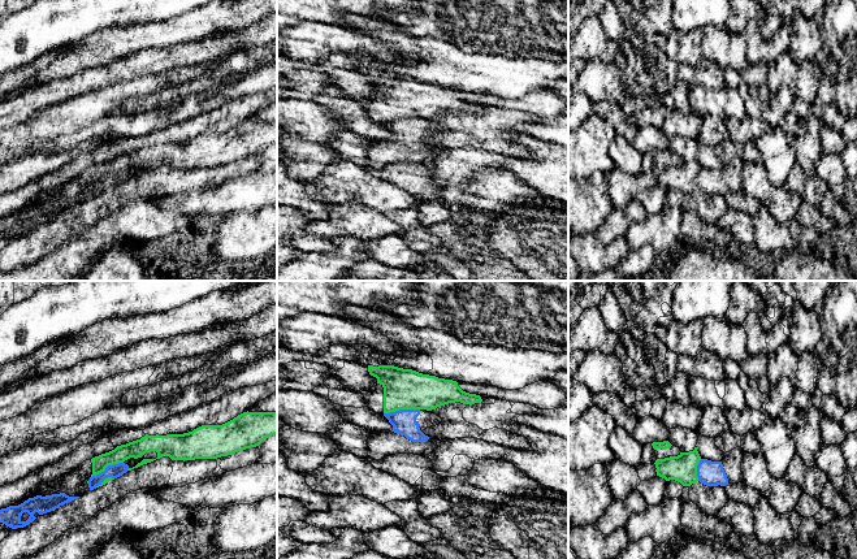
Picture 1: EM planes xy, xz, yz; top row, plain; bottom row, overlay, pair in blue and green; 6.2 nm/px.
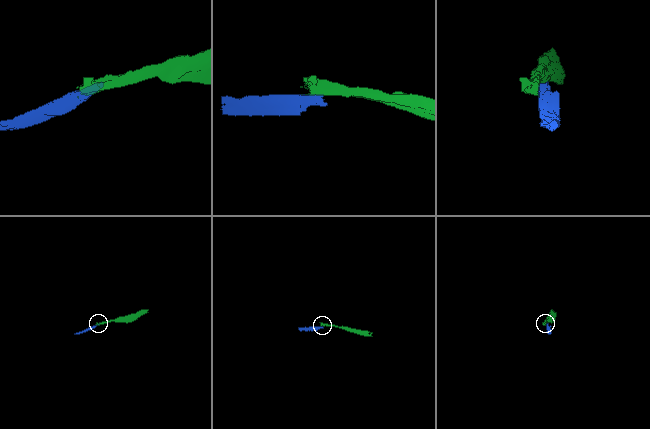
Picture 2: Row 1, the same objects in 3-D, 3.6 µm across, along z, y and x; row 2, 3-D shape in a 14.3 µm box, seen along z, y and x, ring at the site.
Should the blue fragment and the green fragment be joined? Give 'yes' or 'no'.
no

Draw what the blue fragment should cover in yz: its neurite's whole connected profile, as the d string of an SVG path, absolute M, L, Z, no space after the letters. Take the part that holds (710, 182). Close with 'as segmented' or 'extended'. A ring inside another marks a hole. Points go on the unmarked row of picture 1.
M740 155L730 161L726 161L720 170L701 168L697 174L698 190L706 195L726 195L727 192L743 191L743 162L744 161Z | extended

